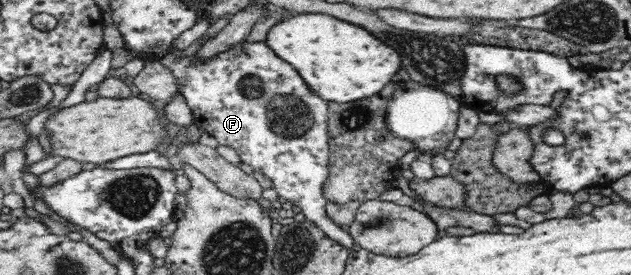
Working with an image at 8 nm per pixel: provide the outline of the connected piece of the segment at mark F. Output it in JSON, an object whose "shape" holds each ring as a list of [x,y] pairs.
{"shape":[[[265,42],[242,43],[232,50],[221,54],[207,63],[195,63],[195,56],[184,60],[175,60],[173,51],[161,56],[159,62],[173,74],[182,97],[190,107],[194,124],[207,134],[214,136],[218,144],[235,148],[243,163],[256,172],[273,181],[279,196],[289,200],[296,211],[302,211],[306,220],[311,221],[327,238],[353,251],[355,239],[329,215],[325,206],[328,203],[323,196],[322,187],[327,180],[329,149],[327,102],[317,98],[299,73],[287,62],[281,61]]]}

